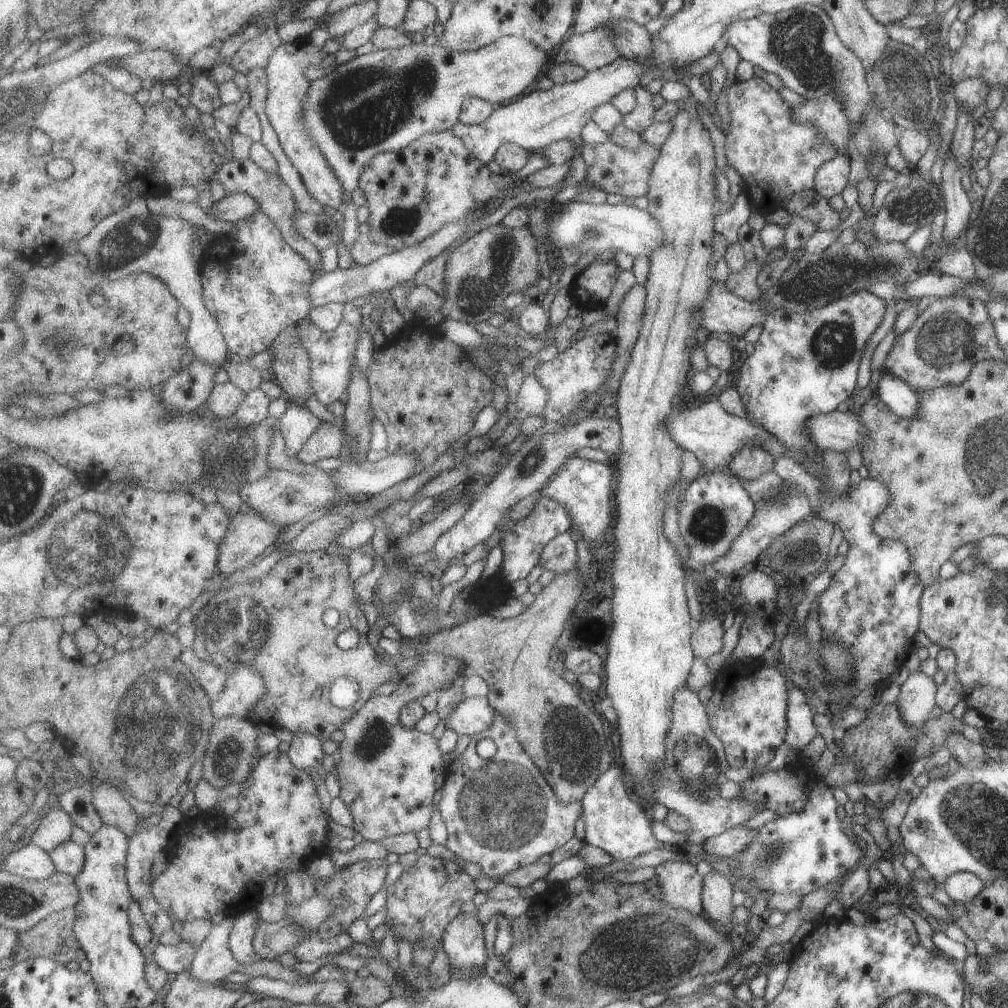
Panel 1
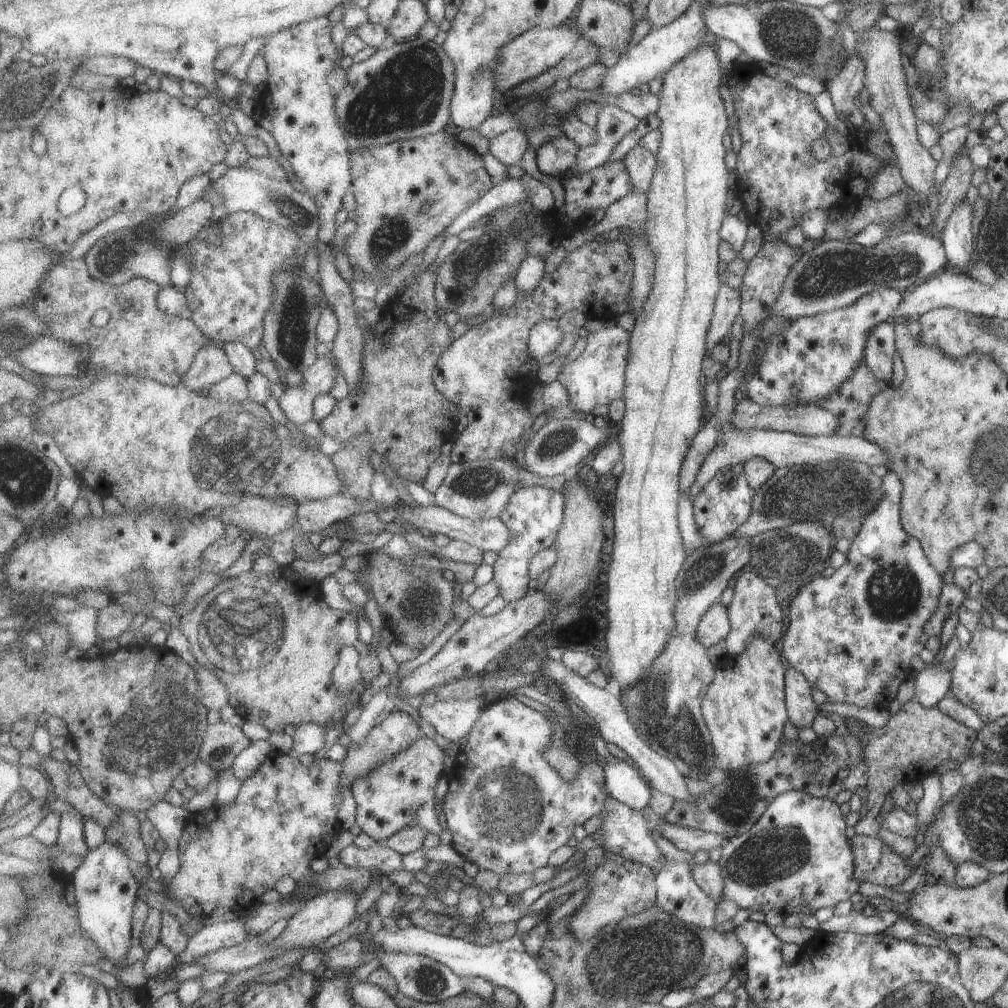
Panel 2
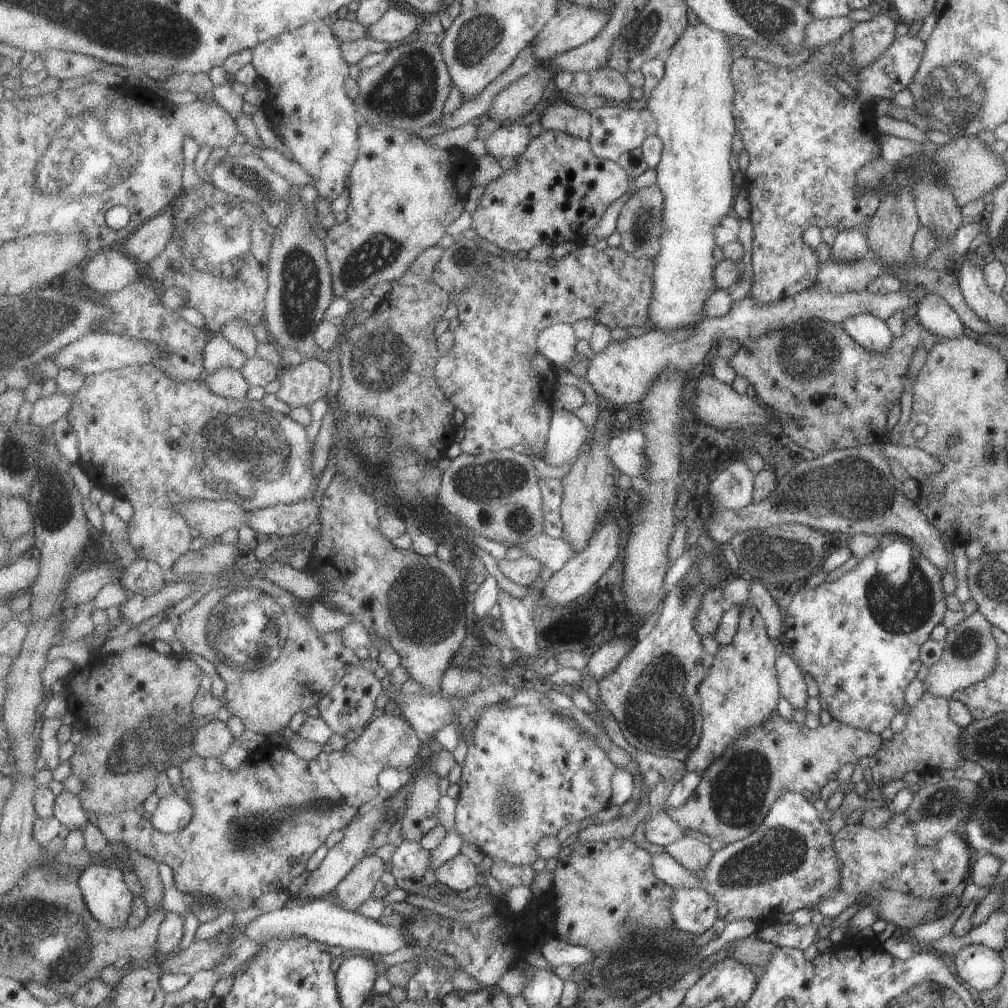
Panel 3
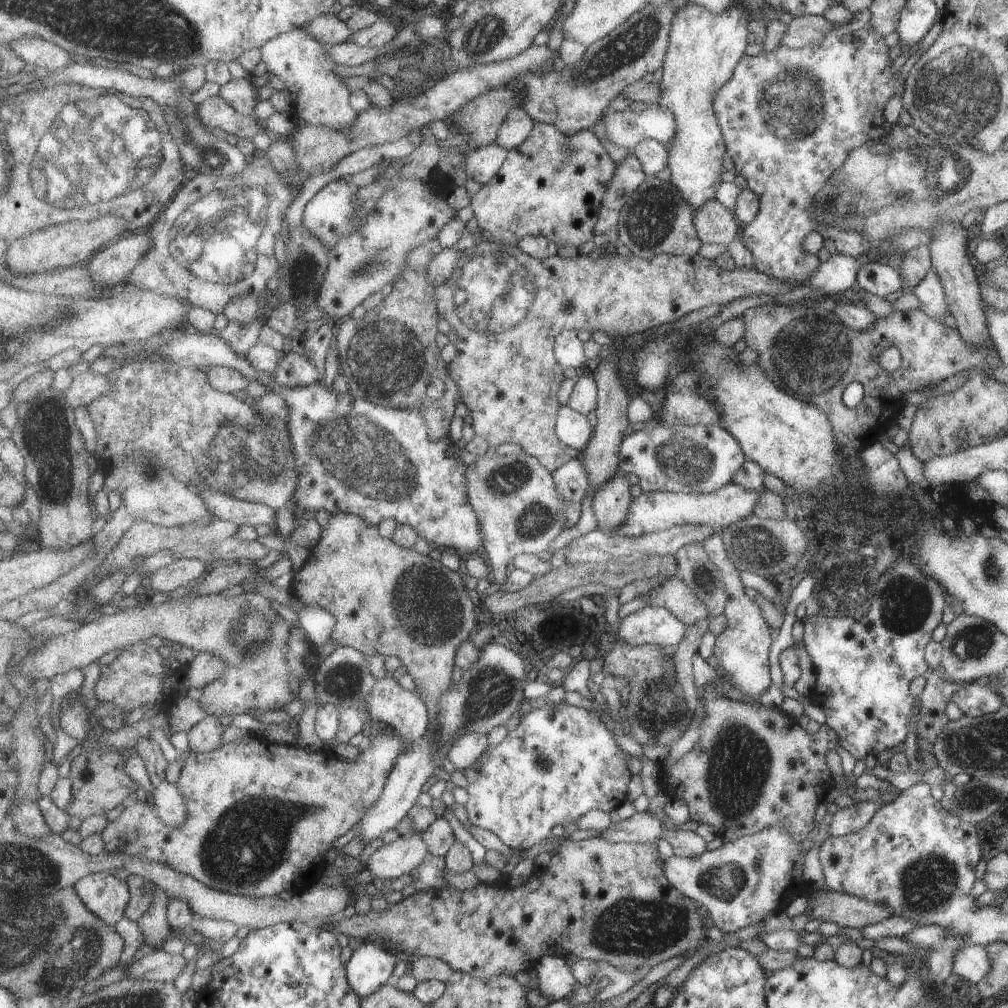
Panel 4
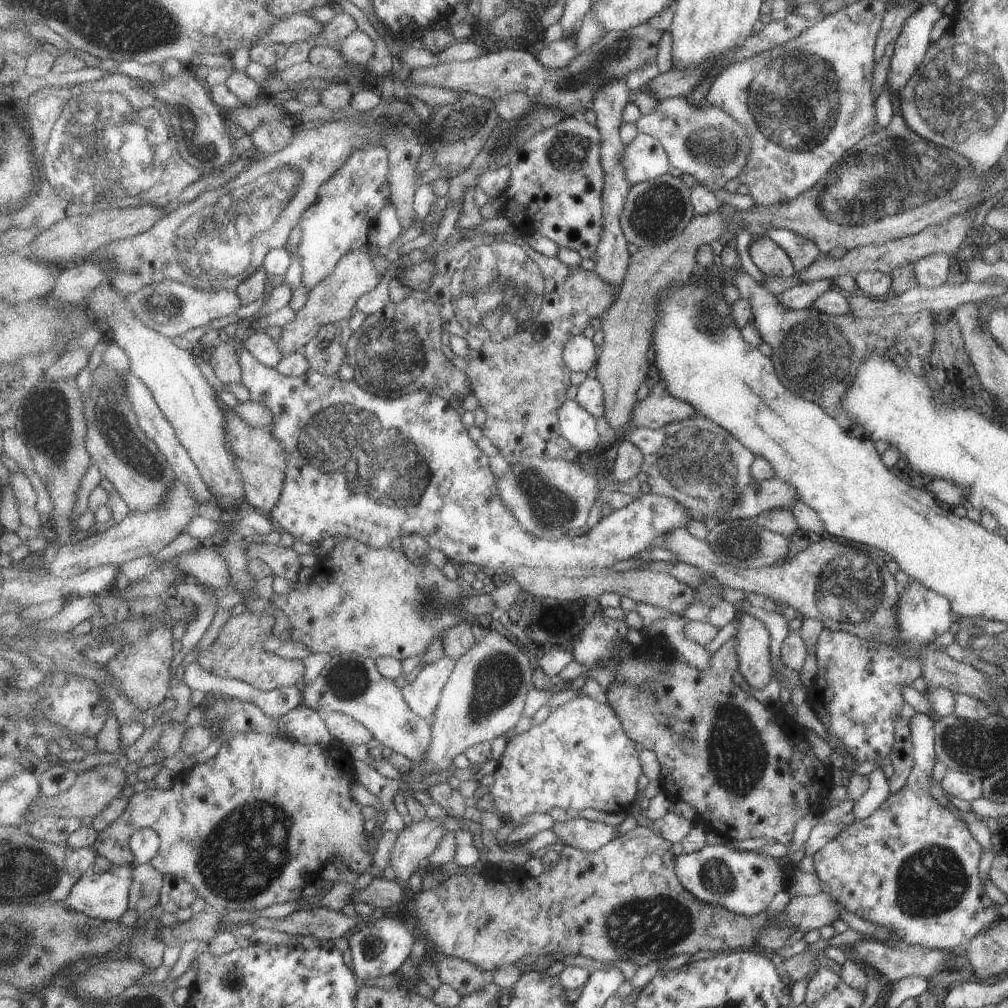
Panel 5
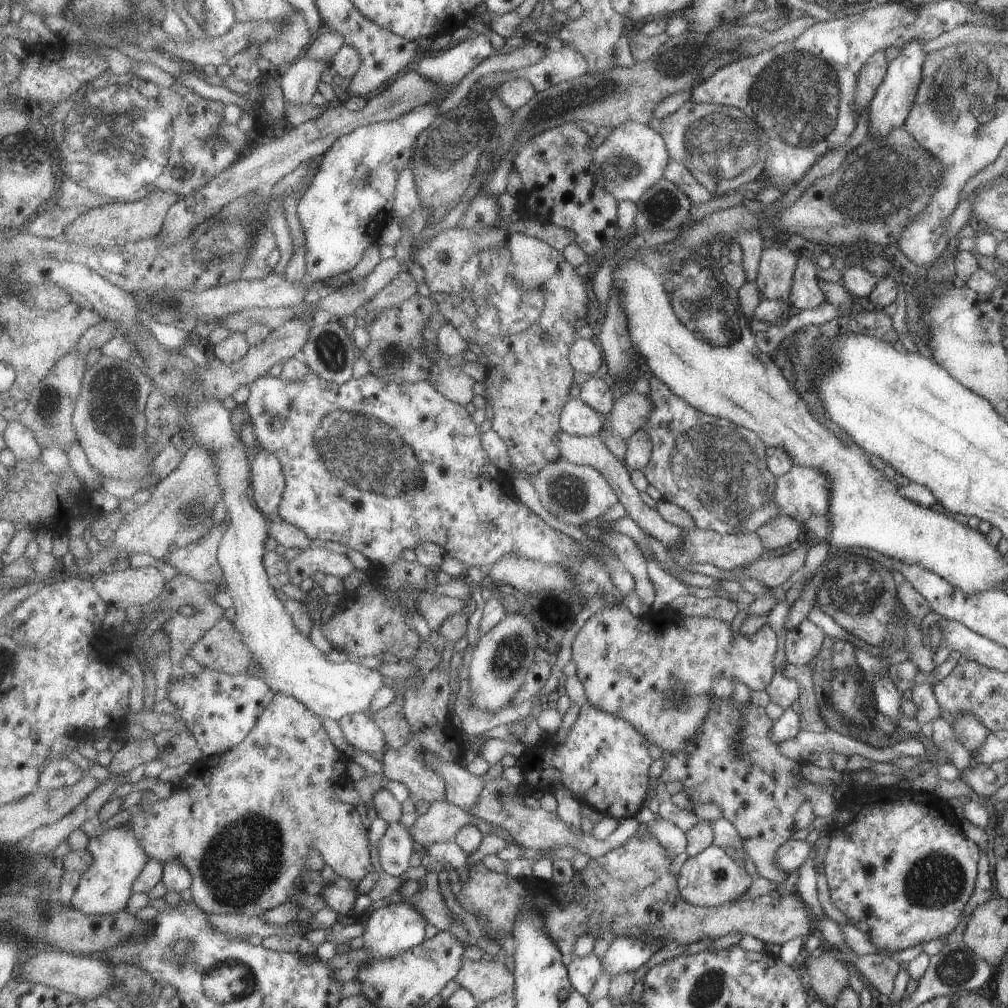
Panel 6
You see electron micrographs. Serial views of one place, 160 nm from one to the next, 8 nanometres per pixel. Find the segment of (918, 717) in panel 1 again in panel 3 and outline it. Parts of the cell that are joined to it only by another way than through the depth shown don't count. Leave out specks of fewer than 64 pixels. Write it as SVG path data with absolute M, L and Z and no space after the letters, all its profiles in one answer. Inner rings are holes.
M978 610L967 616L963 622L948 629L944 643L940 660L929 668L923 684L930 694L949 700L953 692L984 680L992 672L997 663L999 648L992 635L992 625Z

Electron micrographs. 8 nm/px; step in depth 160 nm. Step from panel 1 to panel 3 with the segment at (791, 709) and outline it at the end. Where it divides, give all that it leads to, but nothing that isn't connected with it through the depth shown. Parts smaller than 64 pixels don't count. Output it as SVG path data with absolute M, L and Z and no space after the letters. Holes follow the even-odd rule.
M782 652L779 661L776 662L776 668L779 673L781 694L795 709L804 709L809 696L806 693L805 677L796 666L795 660L787 653Z

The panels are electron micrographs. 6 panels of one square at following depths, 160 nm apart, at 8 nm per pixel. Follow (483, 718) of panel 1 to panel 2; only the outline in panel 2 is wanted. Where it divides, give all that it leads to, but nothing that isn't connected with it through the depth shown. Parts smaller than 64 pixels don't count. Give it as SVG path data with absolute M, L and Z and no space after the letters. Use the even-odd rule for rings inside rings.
M486 696L471 700L437 700L434 705L423 704L420 713L434 724L438 733L449 741L460 742L462 738L470 737L476 728L480 716L488 710L491 703L486 702Z

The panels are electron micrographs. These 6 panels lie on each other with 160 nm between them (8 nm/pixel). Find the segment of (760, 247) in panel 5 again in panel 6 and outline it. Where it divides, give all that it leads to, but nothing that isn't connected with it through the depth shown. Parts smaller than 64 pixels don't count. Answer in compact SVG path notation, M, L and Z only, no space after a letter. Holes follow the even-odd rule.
M782 248L765 249L755 283L766 299L788 299L794 282L797 256Z

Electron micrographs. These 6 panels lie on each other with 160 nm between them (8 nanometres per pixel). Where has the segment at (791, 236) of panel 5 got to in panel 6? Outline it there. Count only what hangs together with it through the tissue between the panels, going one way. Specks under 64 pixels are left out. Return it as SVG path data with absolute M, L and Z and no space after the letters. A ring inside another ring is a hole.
M801 252L795 268L794 282L789 300L792 306L800 310L813 309L819 304L826 303L826 295L818 287L818 280L814 273L818 270L812 255Z

